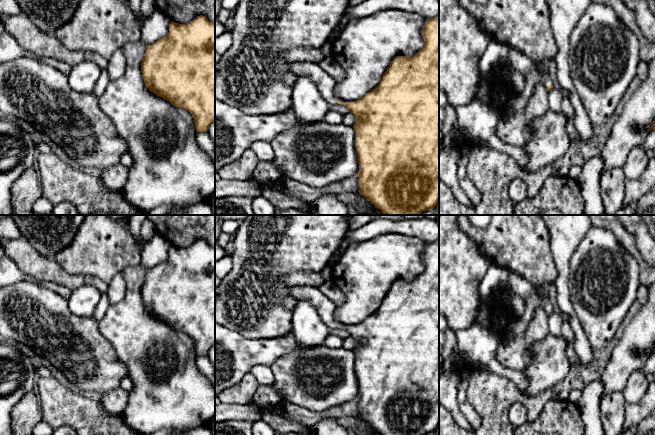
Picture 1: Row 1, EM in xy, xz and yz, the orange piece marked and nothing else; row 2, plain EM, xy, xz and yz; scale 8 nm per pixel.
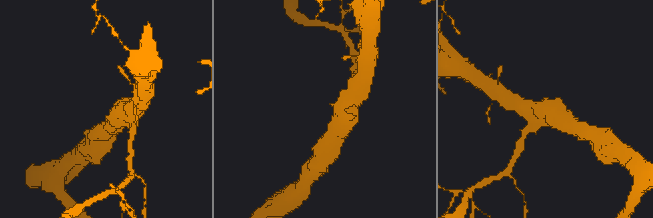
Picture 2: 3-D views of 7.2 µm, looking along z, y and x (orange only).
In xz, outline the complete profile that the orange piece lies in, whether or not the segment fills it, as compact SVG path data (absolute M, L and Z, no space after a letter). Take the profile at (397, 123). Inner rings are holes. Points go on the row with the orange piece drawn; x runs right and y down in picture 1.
M439 16L426 19L422 29L424 46L414 56L396 56L390 63L386 72L383 74L377 87L368 92L364 97L356 101L342 102L334 95L334 88L337 84L335 79L324 71L319 64L309 61L295 61L290 64L290 70L297 76L309 76L318 87L322 97L330 104L344 104L349 112L356 116L356 122L353 125L355 131L355 149L358 157L359 172L359 193L382 211L384 215L417 215L420 212L432 210L439 202Z

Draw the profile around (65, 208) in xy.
M62 202L53 206L53 215L79 215L75 205L70 202Z

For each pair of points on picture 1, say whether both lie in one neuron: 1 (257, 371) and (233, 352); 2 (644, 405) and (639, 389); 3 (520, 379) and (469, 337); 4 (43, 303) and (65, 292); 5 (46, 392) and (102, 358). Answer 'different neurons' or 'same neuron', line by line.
1: different neurons
2: different neurons
3: same neuron
4: different neurons
5: different neurons

